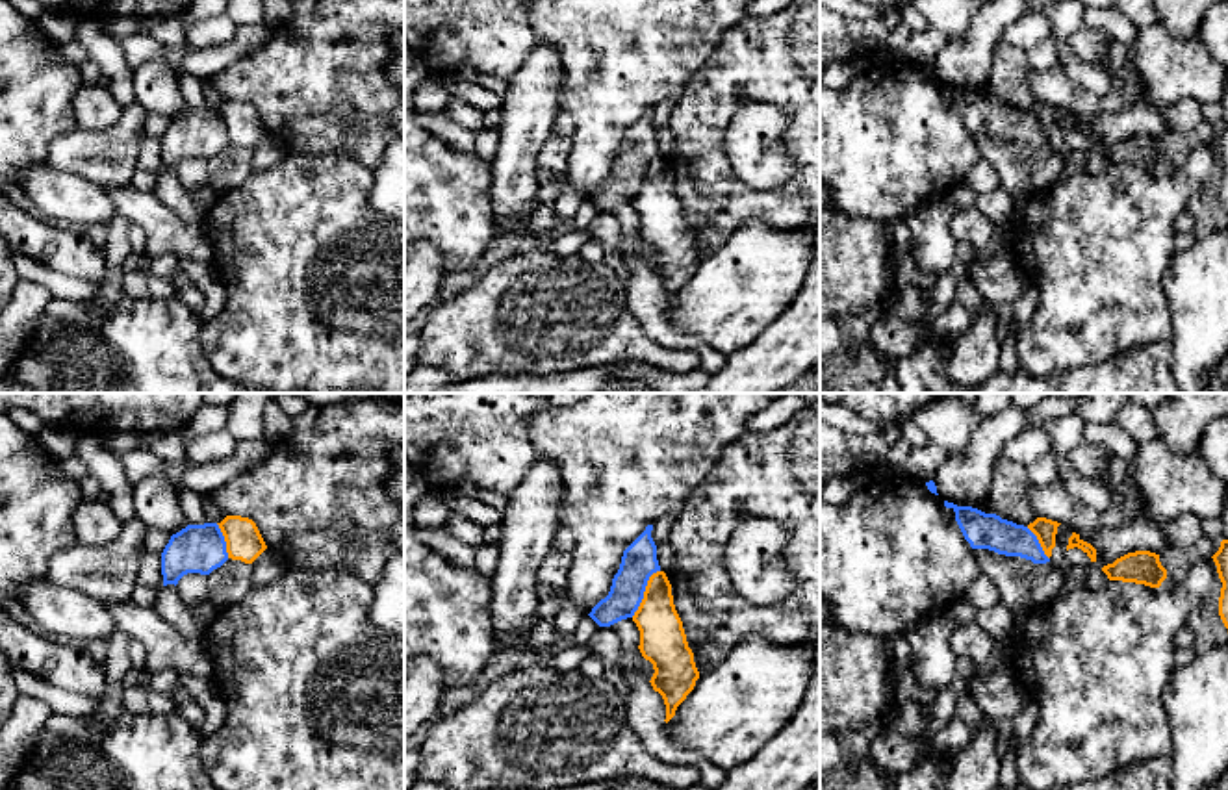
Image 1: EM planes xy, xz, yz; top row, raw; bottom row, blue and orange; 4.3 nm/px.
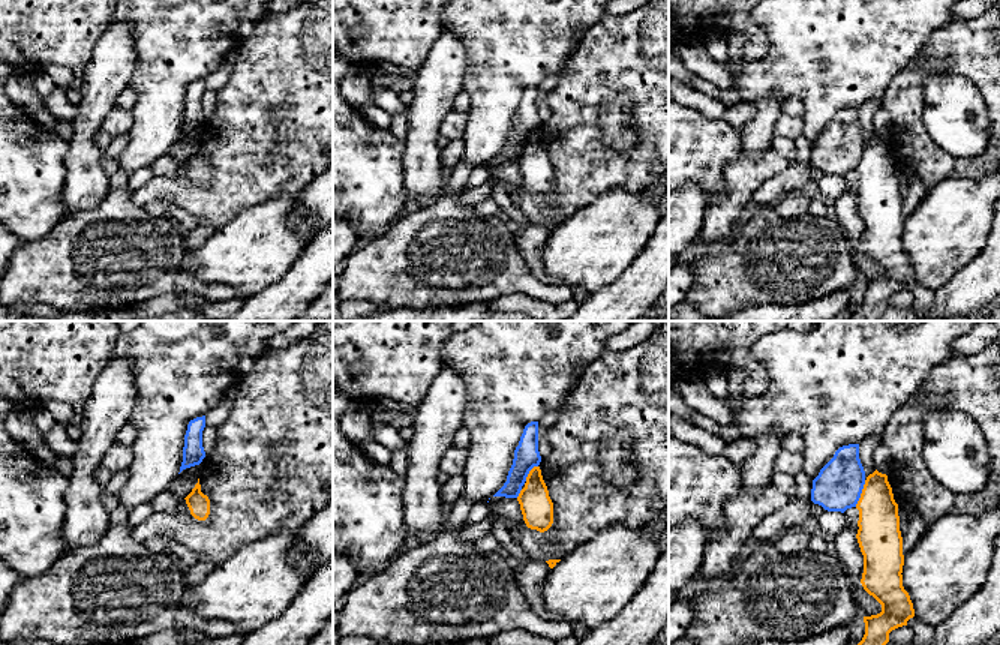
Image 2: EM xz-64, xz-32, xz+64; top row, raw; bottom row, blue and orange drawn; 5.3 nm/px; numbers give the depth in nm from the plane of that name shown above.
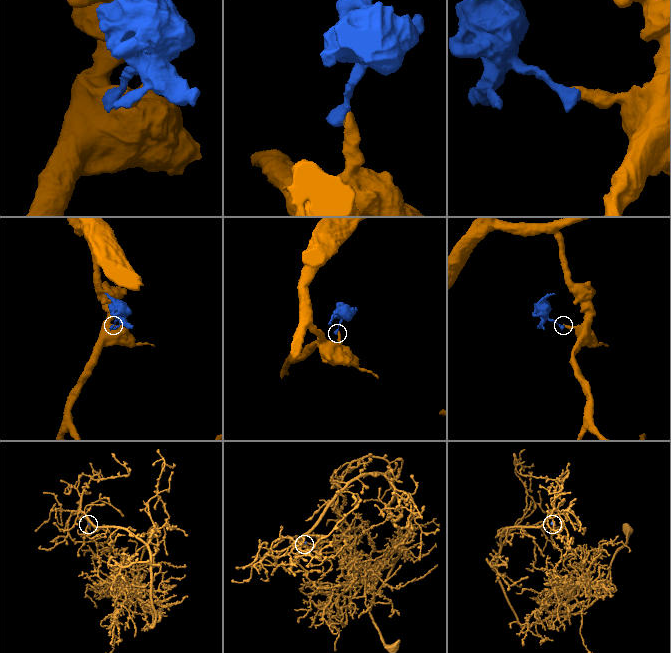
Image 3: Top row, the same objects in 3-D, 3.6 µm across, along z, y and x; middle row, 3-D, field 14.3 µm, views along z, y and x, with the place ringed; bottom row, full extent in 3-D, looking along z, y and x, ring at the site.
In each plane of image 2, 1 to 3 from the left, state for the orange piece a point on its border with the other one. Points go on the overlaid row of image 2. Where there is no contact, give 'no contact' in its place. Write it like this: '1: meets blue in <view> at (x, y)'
1: no contact
2: meets blue in xz-32 at (528, 473)
3: meets blue in xz+64 at (861, 492)

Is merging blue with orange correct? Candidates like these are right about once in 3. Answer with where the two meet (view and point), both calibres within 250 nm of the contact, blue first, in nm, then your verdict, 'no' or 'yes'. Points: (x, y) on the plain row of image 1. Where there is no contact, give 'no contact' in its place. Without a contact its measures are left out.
xz (644, 175) | 160/200 nm | no

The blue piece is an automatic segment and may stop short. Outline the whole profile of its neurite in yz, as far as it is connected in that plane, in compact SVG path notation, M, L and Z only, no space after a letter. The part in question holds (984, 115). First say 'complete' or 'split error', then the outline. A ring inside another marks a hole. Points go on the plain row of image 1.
complete; M944 85L944 91L955 96L955 106L972 134L989 134L1005 141L1020 141L1033 148L1050 147L1037 121L1028 111L972 91L957 91L948 85Z

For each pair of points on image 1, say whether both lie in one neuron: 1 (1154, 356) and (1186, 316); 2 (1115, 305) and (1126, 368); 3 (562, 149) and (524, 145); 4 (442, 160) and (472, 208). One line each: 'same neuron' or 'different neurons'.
1: different neurons
2: different neurons
3: different neurons
4: same neuron

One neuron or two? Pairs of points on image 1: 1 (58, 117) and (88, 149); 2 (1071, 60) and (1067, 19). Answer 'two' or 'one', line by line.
1: two
2: one

